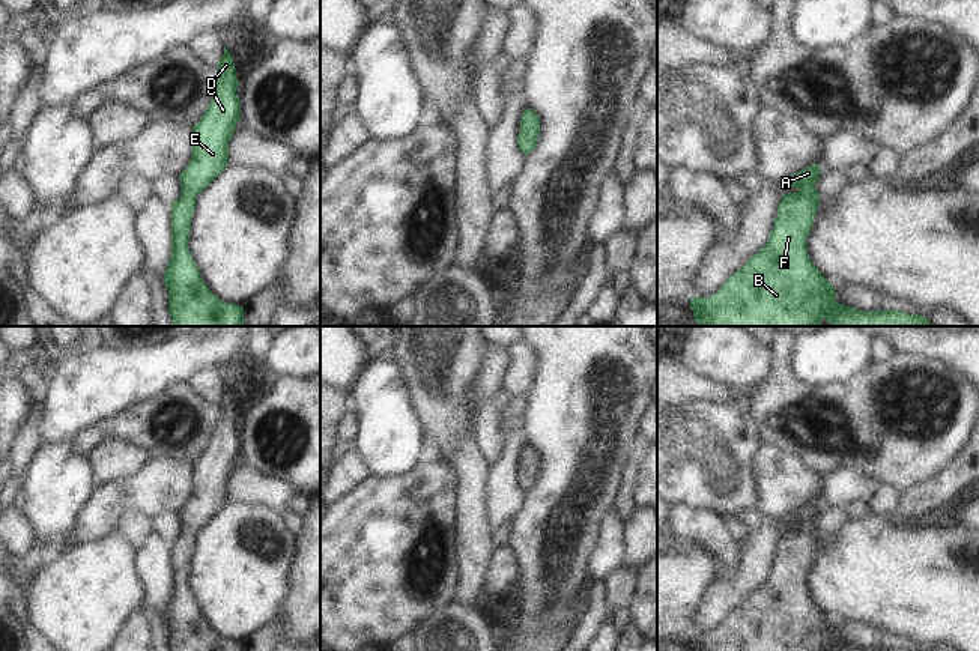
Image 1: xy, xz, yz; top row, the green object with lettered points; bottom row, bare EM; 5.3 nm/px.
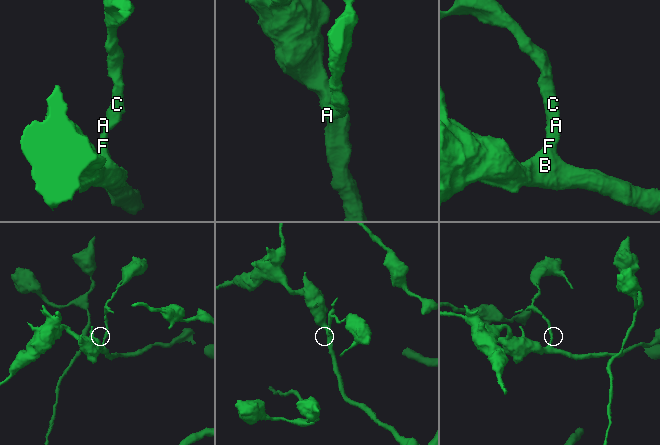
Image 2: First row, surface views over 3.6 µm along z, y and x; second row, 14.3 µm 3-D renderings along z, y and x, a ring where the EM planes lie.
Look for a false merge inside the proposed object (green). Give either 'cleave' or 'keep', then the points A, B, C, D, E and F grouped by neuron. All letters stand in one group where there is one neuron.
keep; groups A B C D E F

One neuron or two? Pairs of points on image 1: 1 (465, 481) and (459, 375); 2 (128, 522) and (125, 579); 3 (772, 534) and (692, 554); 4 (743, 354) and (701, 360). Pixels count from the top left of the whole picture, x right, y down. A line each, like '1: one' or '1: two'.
1: one
2: two
3: two
4: one

